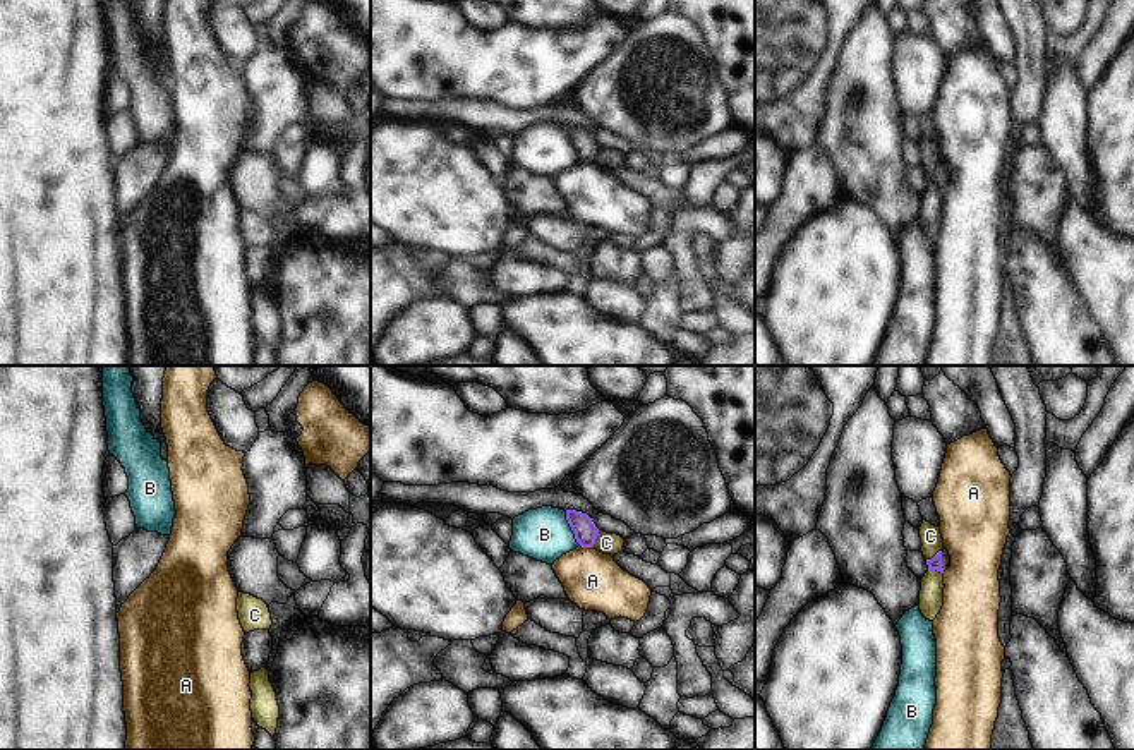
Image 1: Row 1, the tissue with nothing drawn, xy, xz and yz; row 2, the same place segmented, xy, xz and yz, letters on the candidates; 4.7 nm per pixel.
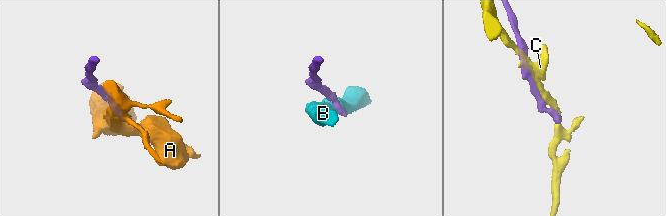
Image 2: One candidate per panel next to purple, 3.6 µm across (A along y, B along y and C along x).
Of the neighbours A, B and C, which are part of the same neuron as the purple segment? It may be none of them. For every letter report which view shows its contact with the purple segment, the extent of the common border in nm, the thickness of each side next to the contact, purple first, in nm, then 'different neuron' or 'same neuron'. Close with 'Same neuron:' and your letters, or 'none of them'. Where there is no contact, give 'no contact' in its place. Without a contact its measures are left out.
A: xz | 70 nm | 110/280 nm | different neuron
B: xz | 180 nm | 110/260 nm | different neuron
C: xz | 90 nm | 110/100 nm | different neuron
Same neuron: none of them

